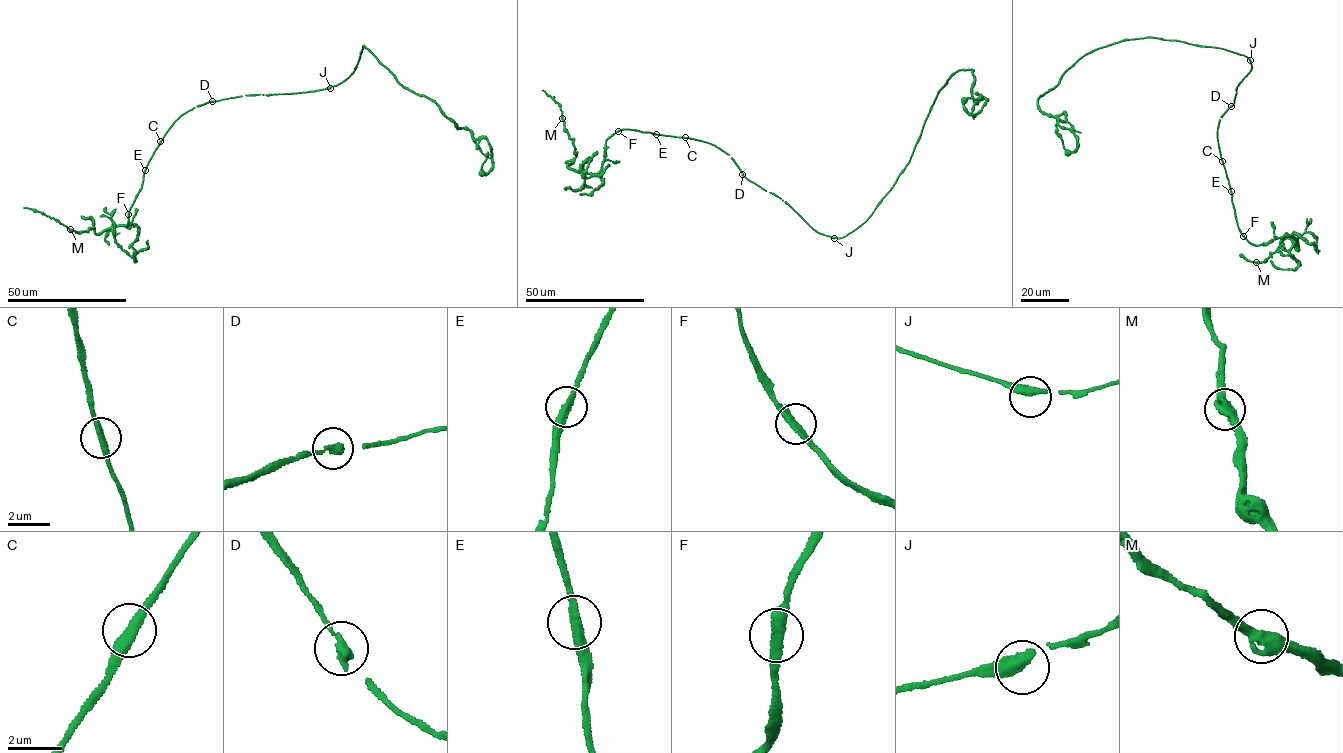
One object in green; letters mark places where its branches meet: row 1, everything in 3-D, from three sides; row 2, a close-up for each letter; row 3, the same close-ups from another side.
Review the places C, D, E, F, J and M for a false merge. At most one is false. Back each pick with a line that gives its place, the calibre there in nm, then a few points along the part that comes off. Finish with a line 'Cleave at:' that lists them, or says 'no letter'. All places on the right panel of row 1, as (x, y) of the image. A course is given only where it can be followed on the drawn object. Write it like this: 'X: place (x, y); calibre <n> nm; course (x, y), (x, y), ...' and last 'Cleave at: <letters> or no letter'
Cleave at: no letter

